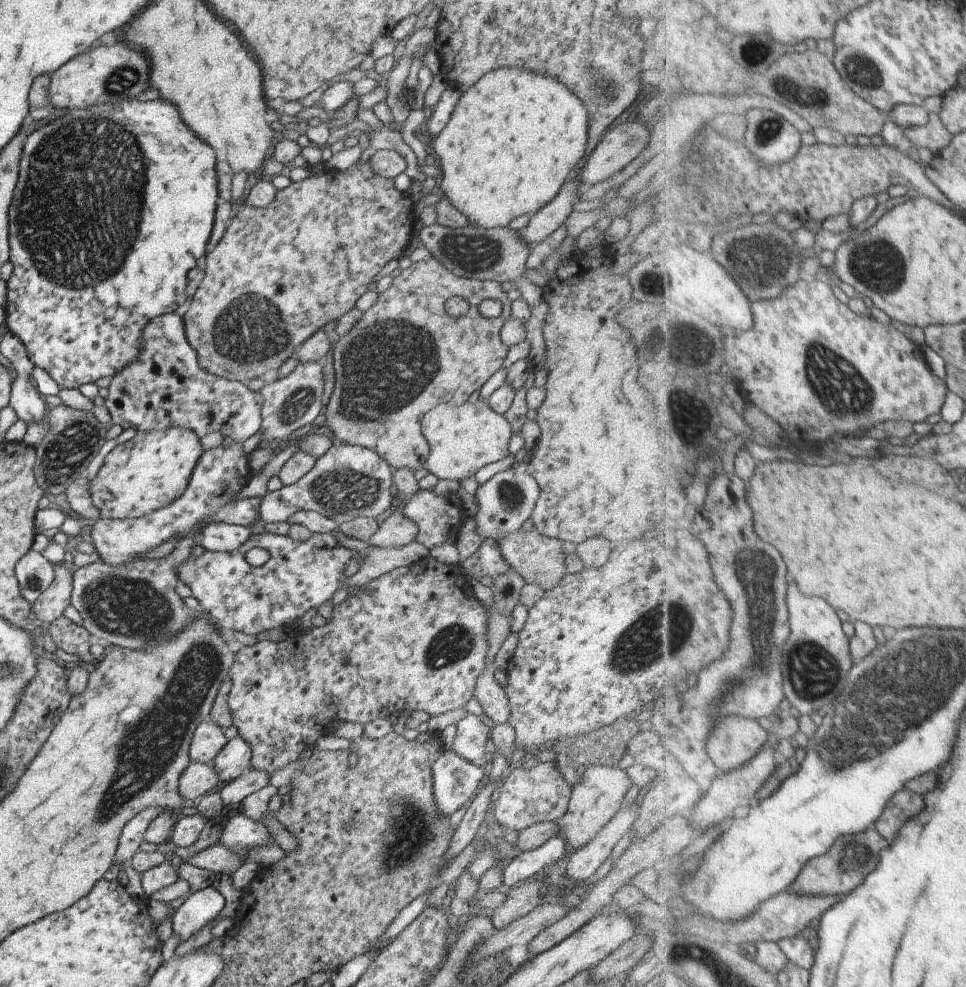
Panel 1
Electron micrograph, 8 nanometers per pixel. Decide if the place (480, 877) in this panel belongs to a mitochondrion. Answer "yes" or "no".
no

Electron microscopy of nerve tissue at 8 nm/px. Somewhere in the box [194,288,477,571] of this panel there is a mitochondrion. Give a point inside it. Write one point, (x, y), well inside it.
(382, 368)

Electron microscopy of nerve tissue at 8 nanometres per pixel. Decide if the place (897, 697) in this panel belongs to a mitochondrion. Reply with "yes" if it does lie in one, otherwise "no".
yes

